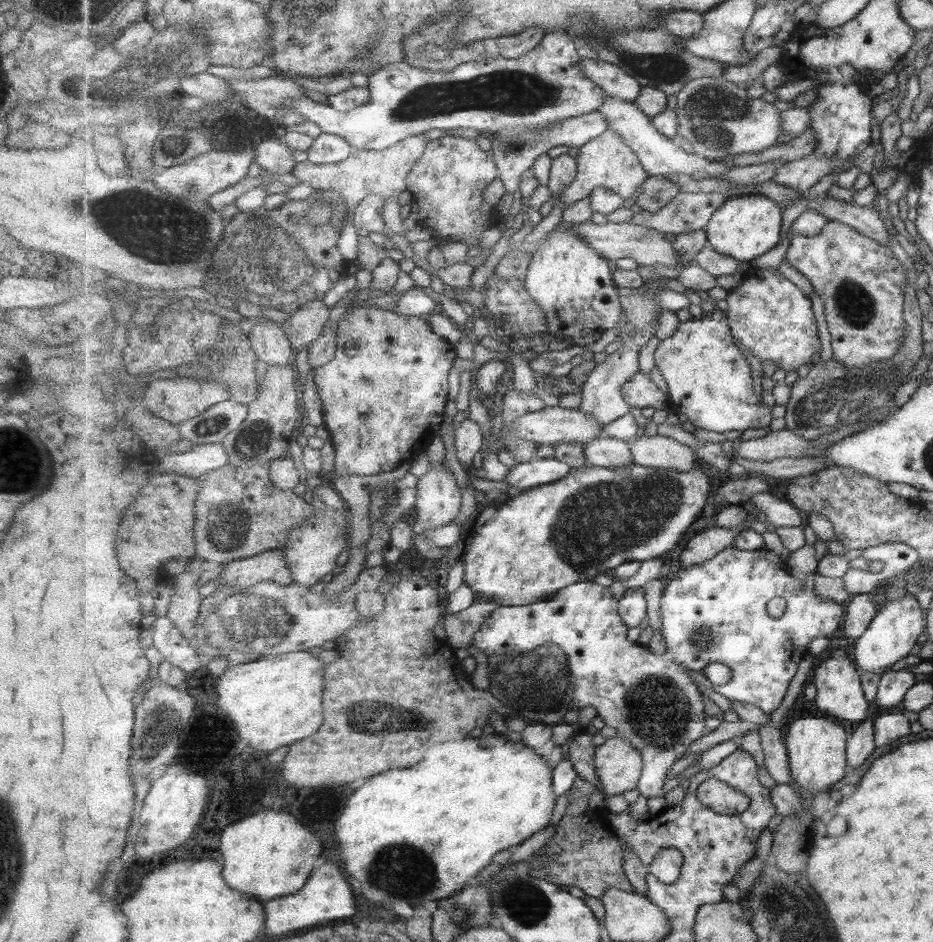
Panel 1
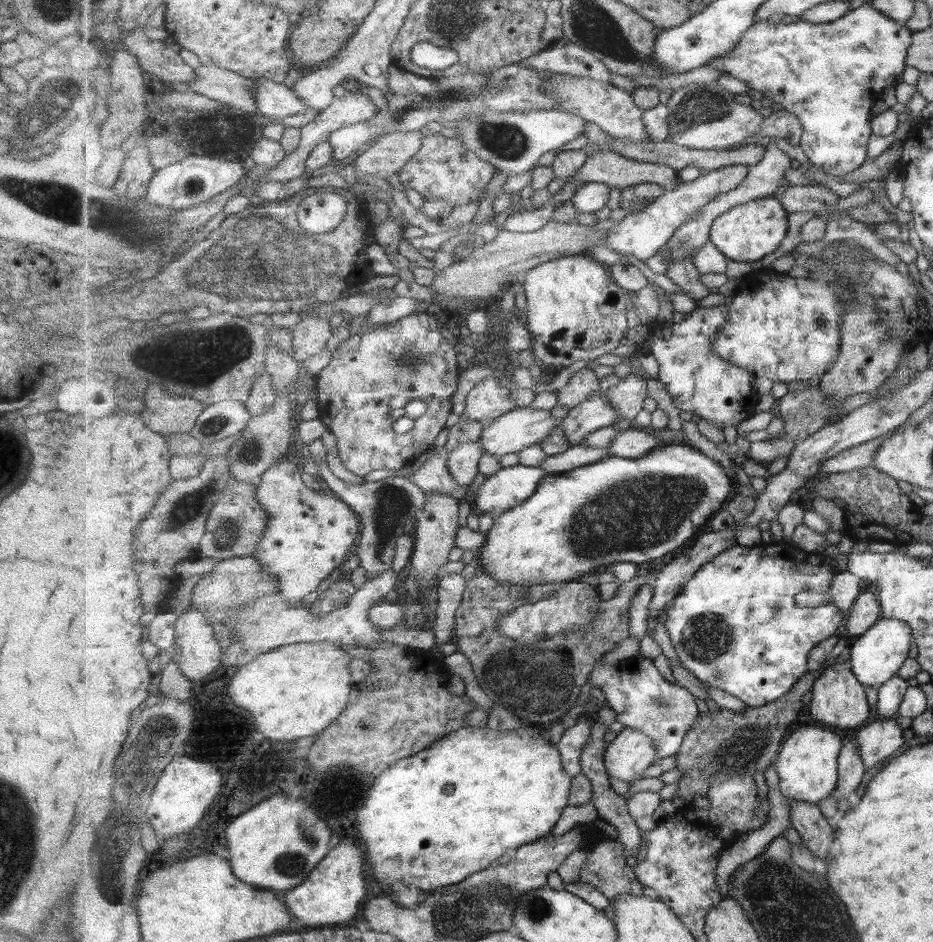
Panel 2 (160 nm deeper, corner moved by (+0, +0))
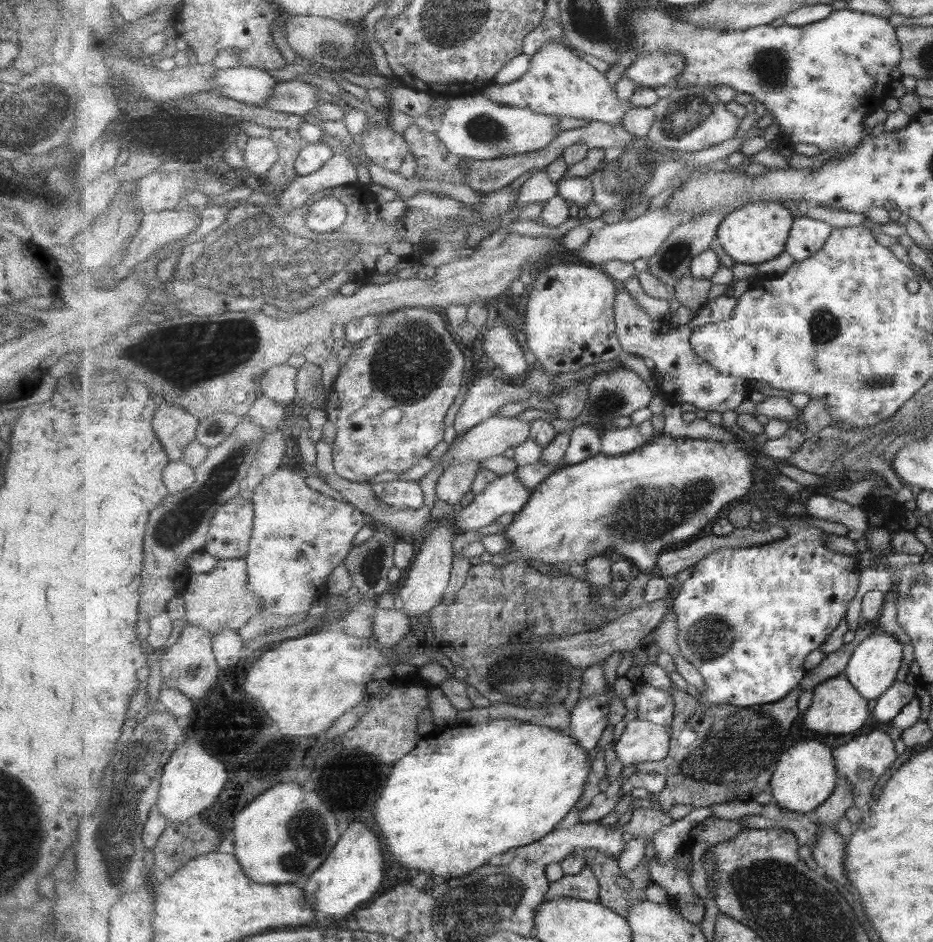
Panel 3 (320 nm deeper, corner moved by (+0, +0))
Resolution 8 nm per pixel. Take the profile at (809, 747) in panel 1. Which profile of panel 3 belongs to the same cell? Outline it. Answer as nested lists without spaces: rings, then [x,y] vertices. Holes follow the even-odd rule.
[[[821,742],[791,746],[782,756],[771,782],[771,792],[782,808],[812,815],[834,793],[840,779],[833,750]]]

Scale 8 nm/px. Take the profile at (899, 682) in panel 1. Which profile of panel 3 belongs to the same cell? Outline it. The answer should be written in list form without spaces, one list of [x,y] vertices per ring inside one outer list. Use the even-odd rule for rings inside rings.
[[[896,681],[885,691],[883,696],[876,700],[874,706],[874,717],[879,721],[890,722],[890,720],[915,696],[915,685]]]

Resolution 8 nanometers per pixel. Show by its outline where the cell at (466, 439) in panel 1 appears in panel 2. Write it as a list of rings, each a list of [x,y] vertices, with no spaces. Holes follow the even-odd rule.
[[[469,441],[459,444],[450,452],[447,459],[448,469],[457,484],[467,487],[475,482],[485,451],[479,441]]]

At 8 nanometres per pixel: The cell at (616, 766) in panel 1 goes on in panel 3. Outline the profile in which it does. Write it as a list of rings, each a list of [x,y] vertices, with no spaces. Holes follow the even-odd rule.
[[[635,718],[612,747],[626,767],[665,760],[672,748],[672,726]]]

